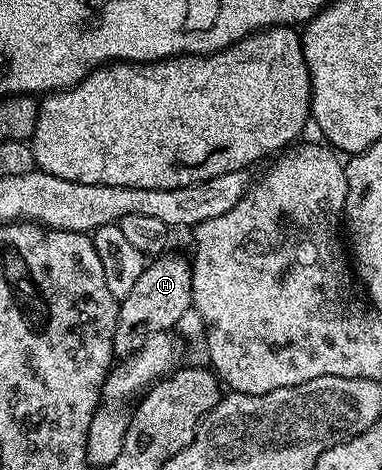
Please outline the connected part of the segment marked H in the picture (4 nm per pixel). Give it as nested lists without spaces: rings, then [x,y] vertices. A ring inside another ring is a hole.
[[[162,254],[146,263],[143,274],[139,274],[135,286],[126,296],[120,297],[117,309],[117,325],[113,335],[113,355],[124,358],[139,350],[151,334],[172,332],[176,329],[179,318],[186,313],[193,303],[191,290],[190,261],[181,256]]]

